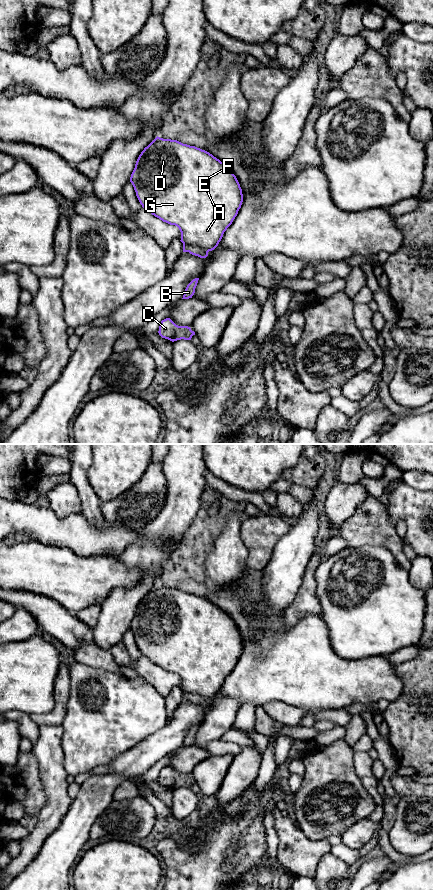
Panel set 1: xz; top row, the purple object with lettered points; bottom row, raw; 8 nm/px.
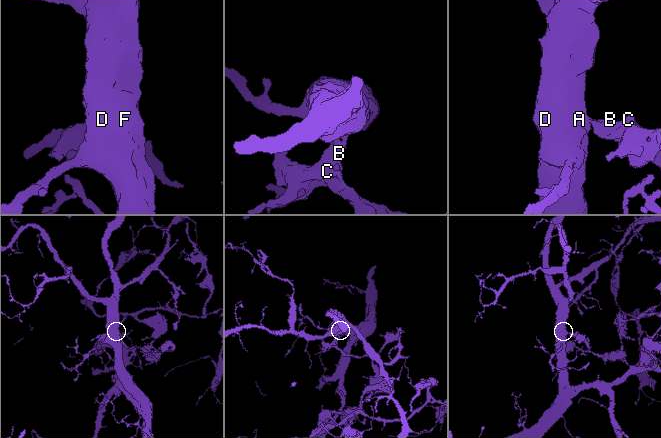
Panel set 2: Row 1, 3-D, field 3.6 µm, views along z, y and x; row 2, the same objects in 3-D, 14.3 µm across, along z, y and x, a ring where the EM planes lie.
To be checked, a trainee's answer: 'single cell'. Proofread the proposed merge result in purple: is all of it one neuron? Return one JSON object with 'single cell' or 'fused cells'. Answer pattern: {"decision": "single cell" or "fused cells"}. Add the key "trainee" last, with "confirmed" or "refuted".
{"decision": "fused cells", "trainee": "refuted"}

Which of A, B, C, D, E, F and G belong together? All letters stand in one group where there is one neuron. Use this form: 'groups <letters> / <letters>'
groups A D E F G / B C

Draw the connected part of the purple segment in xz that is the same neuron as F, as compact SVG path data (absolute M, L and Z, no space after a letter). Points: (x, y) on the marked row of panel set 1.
M158 136L139 155L130 182L143 208L163 222L179 228L183 245L198 246L207 252L218 246L243 202L240 184L227 165L205 150Z

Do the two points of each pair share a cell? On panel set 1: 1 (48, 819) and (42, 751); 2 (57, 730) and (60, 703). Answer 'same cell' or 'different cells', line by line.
1: same cell
2: different cells

